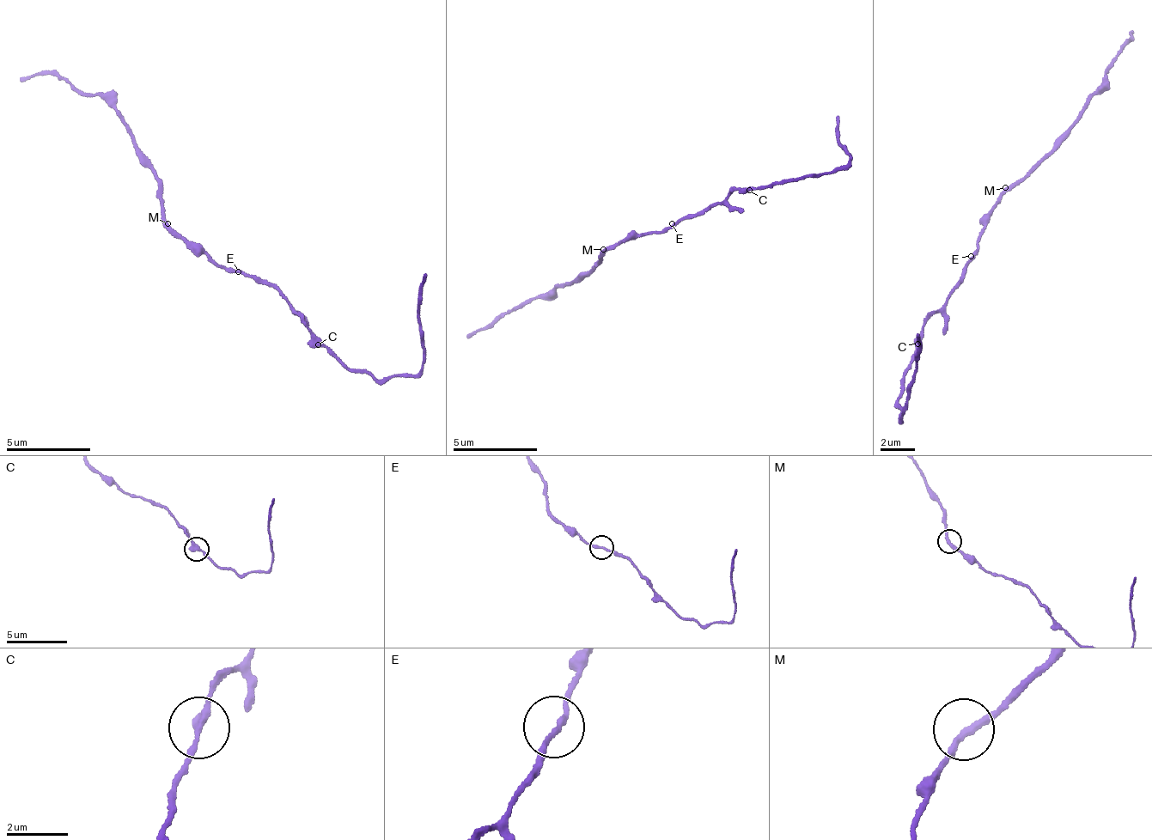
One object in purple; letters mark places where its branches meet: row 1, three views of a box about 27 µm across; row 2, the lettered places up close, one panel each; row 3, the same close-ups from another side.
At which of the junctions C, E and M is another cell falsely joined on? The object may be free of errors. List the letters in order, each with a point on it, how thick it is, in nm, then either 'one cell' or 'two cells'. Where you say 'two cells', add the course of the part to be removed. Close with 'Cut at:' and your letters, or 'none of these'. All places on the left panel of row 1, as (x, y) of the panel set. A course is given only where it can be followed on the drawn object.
C: (318, 344) | 240 nm | two cells | (317, 343), (376, 380), (415, 374), (423, 367), (420, 312), (424, 272)
E: (238, 271) | 170 nm | one cell
M: (167, 223) | 240 nm | one cell
Cut at: C

